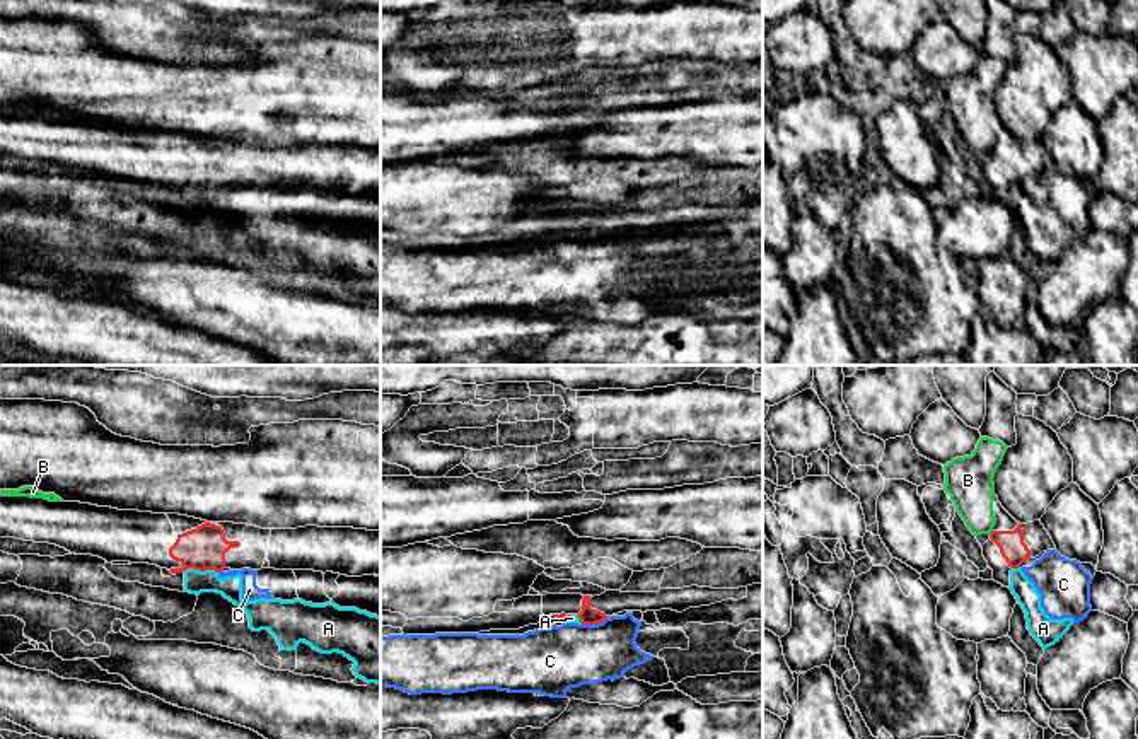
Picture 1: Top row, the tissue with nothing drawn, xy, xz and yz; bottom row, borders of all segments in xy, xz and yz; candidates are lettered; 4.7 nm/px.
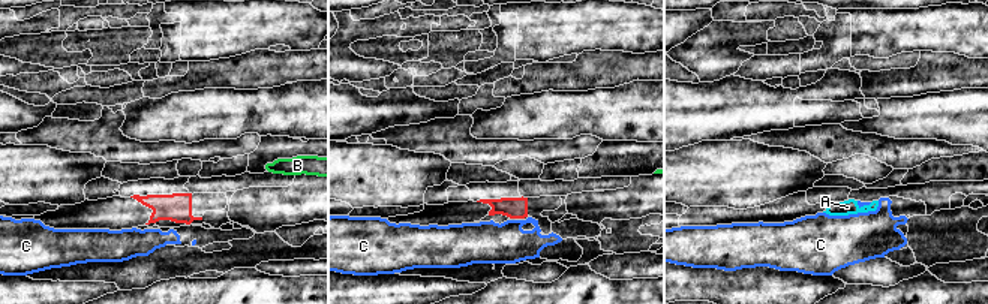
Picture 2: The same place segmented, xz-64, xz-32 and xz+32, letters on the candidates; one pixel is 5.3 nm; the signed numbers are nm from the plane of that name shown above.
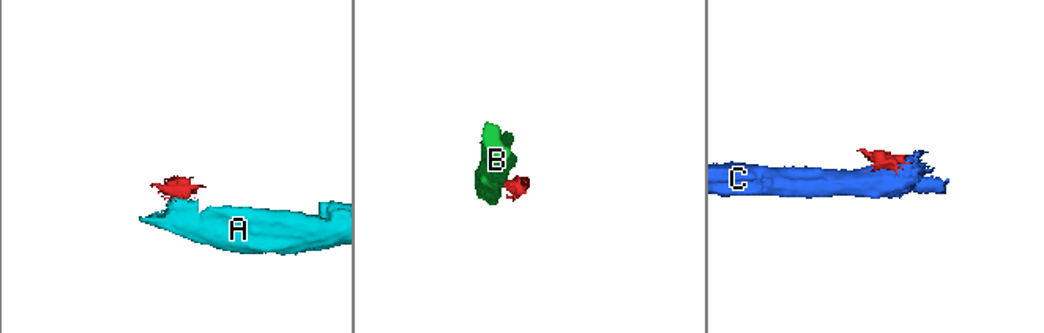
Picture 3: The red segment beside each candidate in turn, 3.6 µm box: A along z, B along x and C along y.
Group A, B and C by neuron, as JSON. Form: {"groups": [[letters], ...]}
{"groups": [["A", "C"], ["B"]]}

